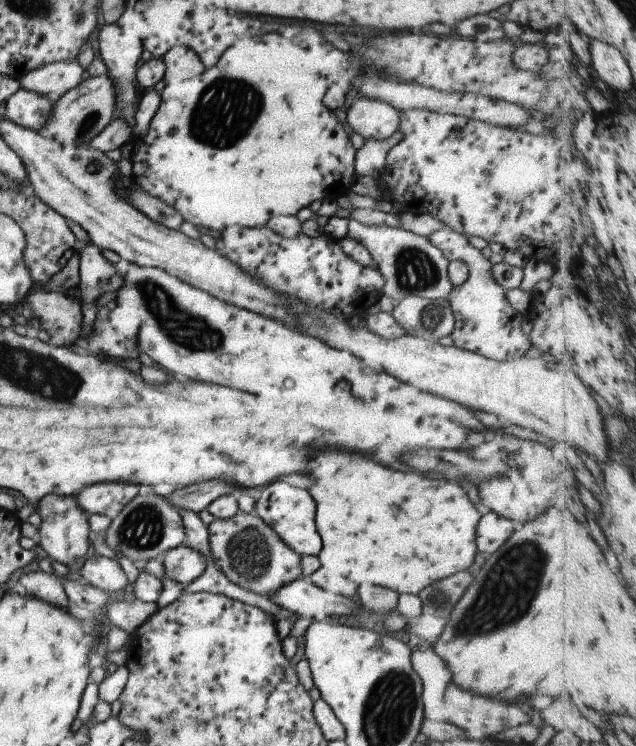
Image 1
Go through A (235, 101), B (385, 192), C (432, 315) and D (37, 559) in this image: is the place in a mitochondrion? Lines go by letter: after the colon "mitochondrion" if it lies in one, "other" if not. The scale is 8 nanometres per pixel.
A: mitochondrion
B: other
C: mitochondrion
D: other

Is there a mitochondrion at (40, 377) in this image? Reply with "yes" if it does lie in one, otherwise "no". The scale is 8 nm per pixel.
yes

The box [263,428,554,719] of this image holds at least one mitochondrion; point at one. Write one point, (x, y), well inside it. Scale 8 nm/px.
(505, 594)

